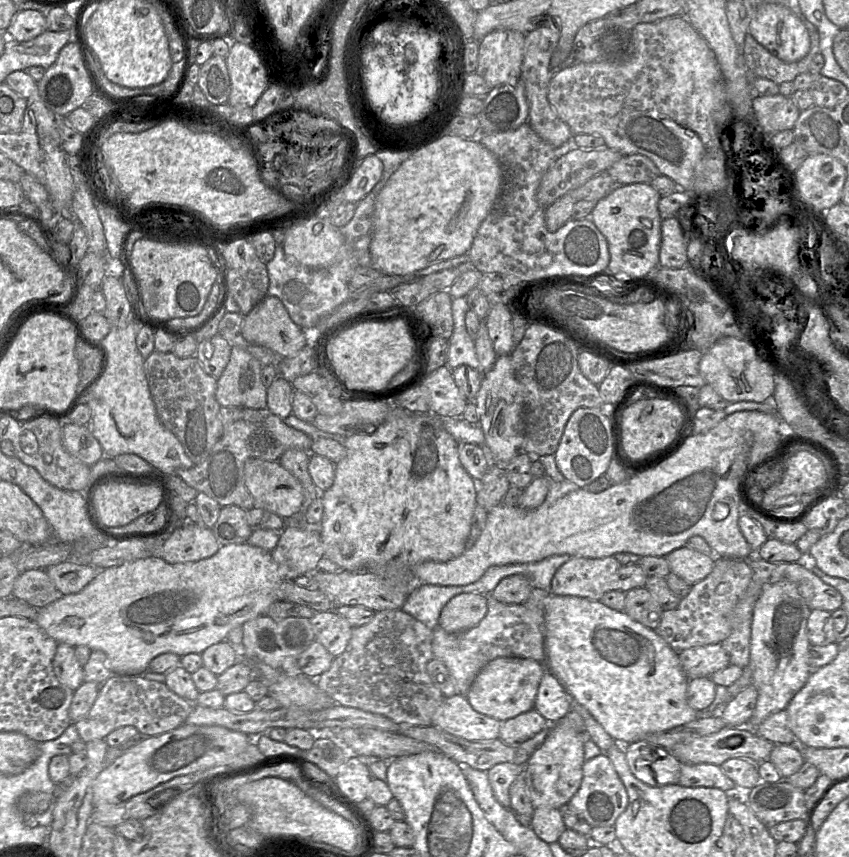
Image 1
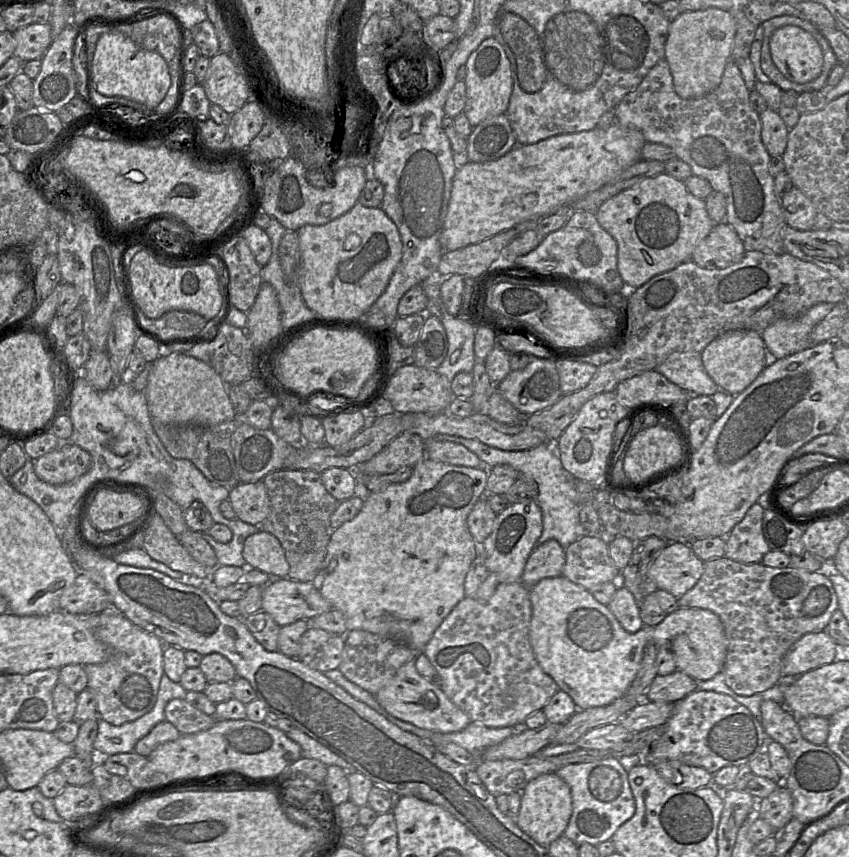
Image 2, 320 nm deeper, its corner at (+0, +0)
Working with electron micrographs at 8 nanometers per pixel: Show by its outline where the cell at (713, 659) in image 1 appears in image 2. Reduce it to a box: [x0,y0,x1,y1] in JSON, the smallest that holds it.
[645,670,697,703]

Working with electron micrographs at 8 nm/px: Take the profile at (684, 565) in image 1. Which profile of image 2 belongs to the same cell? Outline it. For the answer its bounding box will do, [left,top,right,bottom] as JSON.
[647,542,704,599]

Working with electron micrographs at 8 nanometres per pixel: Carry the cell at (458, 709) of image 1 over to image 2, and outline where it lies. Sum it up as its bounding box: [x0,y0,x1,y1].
[374,661,471,733]

